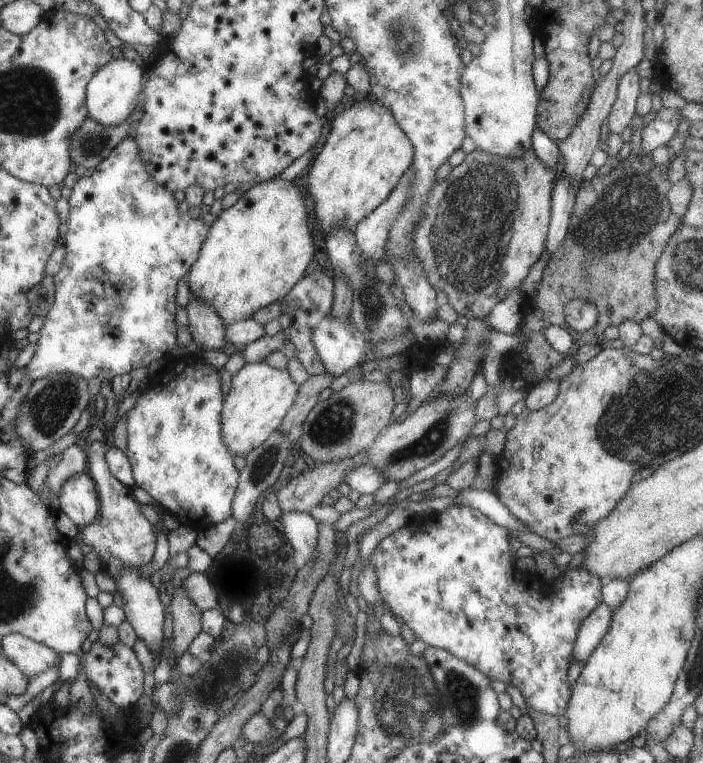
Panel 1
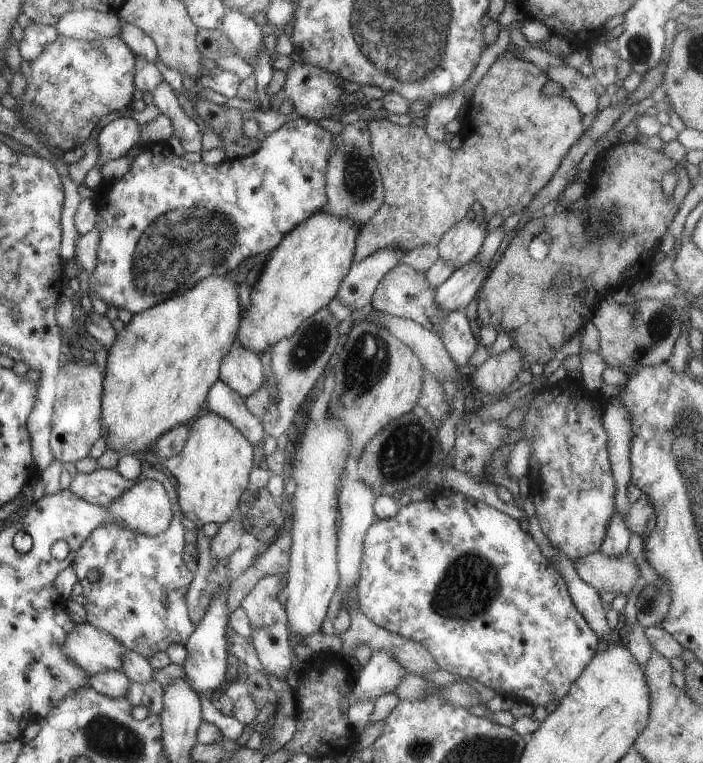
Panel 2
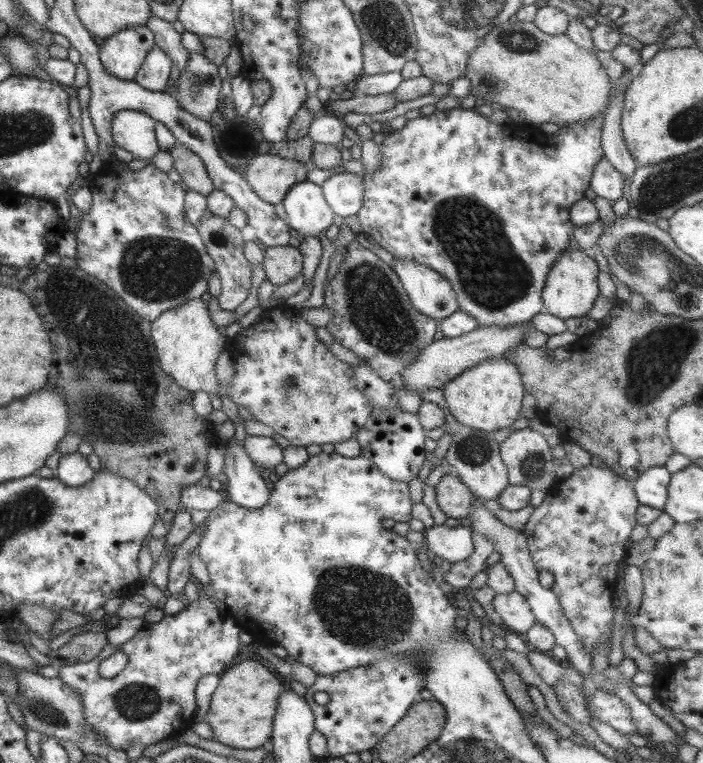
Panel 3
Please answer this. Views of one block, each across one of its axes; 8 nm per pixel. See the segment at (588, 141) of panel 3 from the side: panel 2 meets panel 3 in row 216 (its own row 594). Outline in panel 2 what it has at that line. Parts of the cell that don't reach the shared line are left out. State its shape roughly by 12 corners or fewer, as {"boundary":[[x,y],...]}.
{"boundary":[[445,487],[356,592],[437,670],[552,708],[597,651],[518,521]]}

